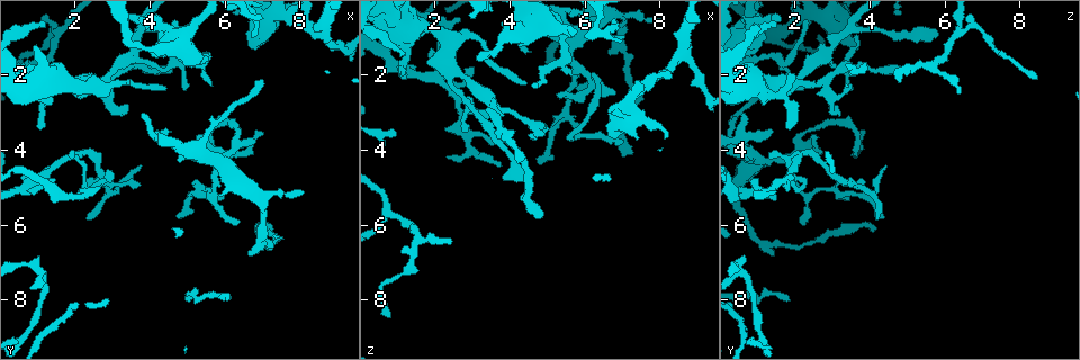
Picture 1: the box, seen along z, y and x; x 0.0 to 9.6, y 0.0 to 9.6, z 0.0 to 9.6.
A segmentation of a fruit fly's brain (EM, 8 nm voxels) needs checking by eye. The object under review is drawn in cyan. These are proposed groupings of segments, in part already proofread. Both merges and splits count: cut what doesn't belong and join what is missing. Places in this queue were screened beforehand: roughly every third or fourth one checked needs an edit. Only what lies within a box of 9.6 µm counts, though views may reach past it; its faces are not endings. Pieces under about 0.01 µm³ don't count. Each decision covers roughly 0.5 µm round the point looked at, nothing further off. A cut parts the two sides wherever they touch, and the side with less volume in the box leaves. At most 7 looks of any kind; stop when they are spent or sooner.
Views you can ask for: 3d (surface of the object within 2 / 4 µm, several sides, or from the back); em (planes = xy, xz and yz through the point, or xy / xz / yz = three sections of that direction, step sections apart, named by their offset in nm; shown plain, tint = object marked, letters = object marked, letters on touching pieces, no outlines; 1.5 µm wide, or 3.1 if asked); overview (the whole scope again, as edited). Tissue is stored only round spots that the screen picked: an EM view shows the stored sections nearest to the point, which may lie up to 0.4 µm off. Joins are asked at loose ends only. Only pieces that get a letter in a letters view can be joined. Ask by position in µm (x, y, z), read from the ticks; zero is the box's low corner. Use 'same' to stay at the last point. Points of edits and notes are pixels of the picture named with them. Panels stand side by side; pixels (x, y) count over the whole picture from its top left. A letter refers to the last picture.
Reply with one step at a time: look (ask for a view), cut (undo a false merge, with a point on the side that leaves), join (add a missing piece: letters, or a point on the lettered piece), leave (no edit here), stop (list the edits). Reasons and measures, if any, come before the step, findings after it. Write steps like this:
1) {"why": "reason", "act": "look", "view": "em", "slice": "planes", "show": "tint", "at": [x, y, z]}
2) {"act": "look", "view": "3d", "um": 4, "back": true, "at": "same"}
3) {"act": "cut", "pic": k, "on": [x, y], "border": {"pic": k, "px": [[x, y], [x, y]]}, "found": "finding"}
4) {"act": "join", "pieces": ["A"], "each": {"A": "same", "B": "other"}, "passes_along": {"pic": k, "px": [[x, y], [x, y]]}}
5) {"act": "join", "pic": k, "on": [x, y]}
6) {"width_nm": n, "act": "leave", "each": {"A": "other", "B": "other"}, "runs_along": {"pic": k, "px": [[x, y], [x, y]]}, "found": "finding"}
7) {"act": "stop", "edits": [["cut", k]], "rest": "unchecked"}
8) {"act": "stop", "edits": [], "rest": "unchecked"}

{"why": "branch stops here", "act": "look", "view": "em", "slice": "yz", "step": 8, "show": "letters", "at": [6.75, 1.25, 3.70]}

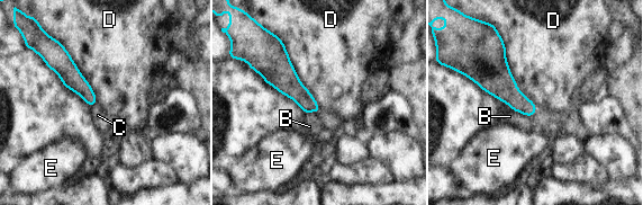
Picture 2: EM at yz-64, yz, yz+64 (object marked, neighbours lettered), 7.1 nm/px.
{"why": "cut it another way", "act": "look", "view": "em", "slice": "planes", "show": "letters", "at": "same"}

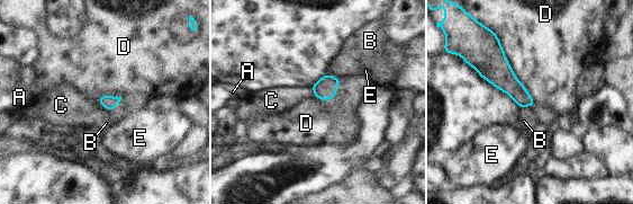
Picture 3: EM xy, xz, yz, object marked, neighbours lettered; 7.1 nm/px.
{"act": "leave", "each": {"A": "other", "B": "other", "C": "other", "D": "other", "E": "other"}, "border": {"pic": 3, "px": [[494, 32], [515, 77], [535, 105]]}, "found": "no lettered piece goes on from it"}

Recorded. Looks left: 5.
{"why": "thin end", "act": "look", "view": "em", "slice": "xy", "step": 8, "show": "letters", "at": [4.70, 0.65, 2.40]}

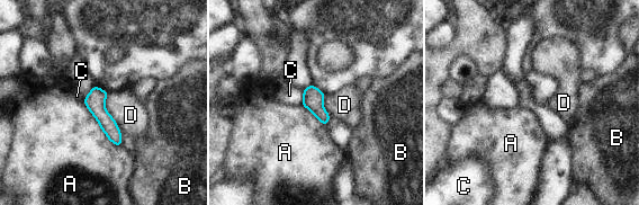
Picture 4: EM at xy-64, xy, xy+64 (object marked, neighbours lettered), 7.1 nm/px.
{"width_nm": 150, "act": "leave", "each": {"A": "other", "B": "other", "C": "other", "D": "other"}, "runs_along": {"pic": 4, "px": [[95, 89], [96, 107], [119, 142]]}, "found": "none of them fits"}

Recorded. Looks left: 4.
{"why": "long arm stops here", "act": "look", "view": "3d", "um": 2, "at": [1.10, 0.55, 1.50]}

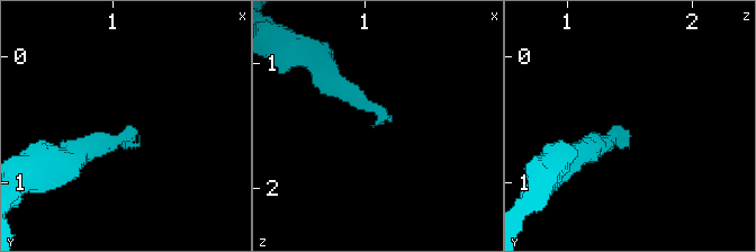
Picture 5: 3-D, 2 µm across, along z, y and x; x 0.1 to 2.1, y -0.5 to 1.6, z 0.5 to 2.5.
{"why": "shape alone is not enough", "act": "look", "view": "em", "slice": "planes", "show": "tint", "at": [1.08, 0.58, 1.52]}

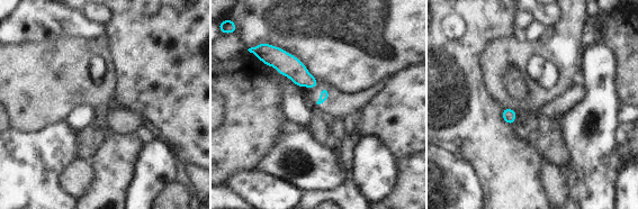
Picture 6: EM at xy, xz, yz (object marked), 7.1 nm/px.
{"act": "look", "view": "em", "slice": "planes", "show": "letters", "at": "same"}

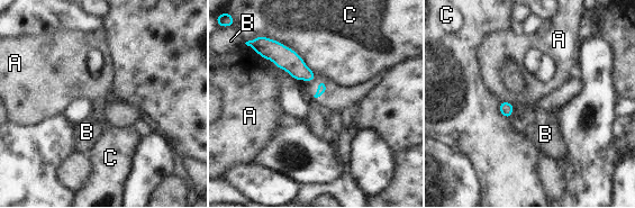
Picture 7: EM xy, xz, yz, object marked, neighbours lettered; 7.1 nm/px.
{"act": "leave", "each": {"A": "other", "B": "other", "C": "other"}, "found": "no lettered piece goes on from it"}

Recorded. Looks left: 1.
{"act": "stop", "edits": [], "rest": "unchecked"}

